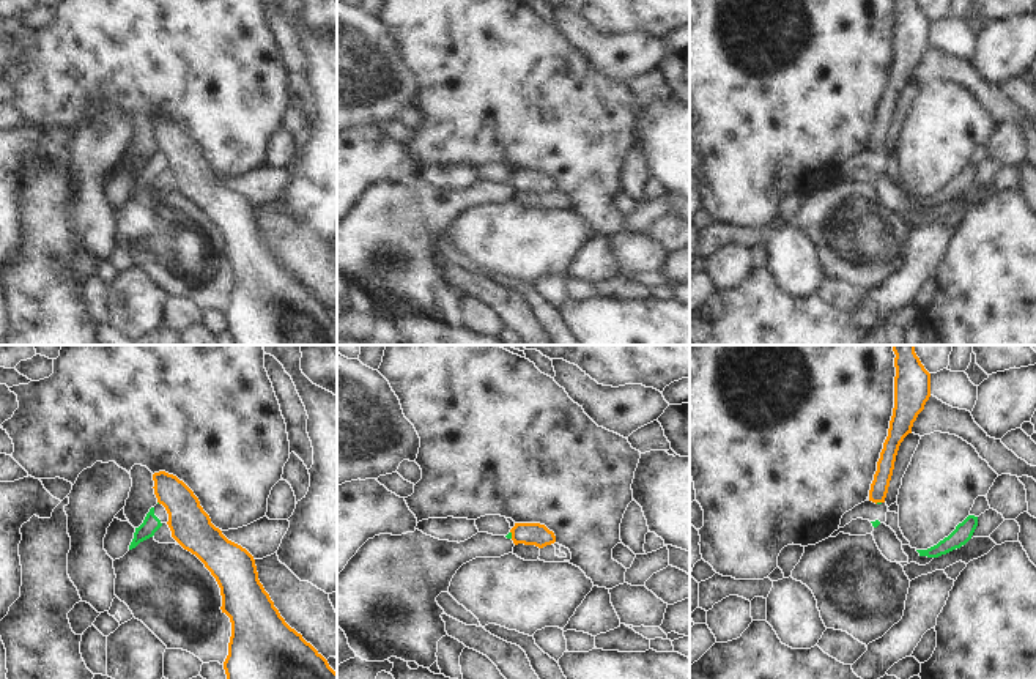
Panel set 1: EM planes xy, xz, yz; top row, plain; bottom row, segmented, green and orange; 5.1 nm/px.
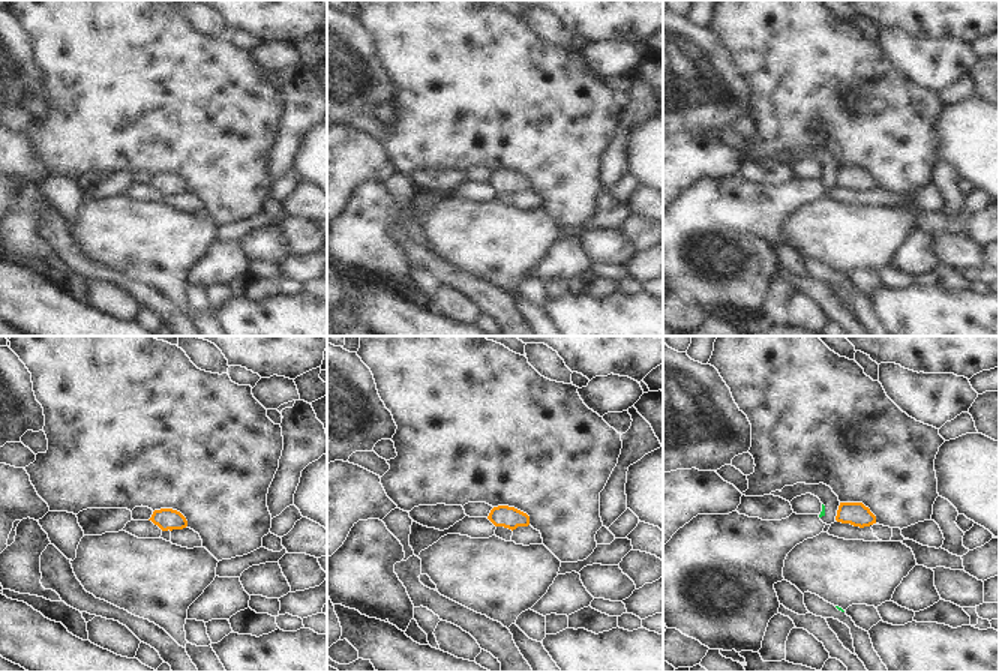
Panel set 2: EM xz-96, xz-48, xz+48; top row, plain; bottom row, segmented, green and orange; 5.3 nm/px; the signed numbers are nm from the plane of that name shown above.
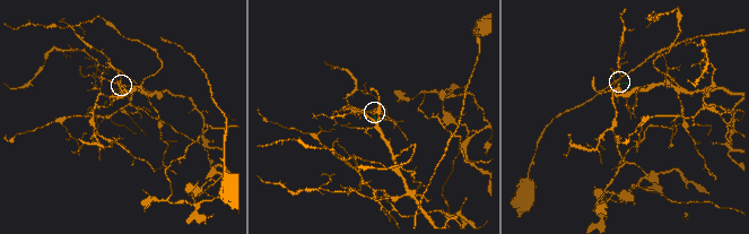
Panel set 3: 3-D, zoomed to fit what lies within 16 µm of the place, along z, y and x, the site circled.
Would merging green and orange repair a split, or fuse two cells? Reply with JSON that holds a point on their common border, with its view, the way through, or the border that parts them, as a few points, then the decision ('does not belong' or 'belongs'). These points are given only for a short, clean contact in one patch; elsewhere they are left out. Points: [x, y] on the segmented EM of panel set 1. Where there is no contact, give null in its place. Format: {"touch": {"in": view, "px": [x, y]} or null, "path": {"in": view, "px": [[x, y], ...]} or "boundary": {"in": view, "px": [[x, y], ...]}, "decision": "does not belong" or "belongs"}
{"touch": {"in": "xz", "px": [510, 534]}, "boundary": {"in": "xz", "px": [[510, 531], [512, 538]]}, "decision": "does not belong"}

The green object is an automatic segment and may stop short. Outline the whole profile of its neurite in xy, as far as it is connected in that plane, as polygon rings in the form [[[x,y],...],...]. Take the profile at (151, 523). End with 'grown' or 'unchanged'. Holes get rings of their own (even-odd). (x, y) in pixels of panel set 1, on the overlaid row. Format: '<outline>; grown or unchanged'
[[[156,504],[146,514],[143,523],[135,528],[134,539],[129,550],[135,548],[140,542],[154,536],[154,532],[168,521],[168,514],[162,504]]]; grown

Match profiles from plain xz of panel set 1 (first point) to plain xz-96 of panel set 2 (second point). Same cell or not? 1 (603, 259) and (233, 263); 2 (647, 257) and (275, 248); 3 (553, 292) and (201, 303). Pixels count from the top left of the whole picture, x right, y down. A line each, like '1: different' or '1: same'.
1: same
2: same
3: same

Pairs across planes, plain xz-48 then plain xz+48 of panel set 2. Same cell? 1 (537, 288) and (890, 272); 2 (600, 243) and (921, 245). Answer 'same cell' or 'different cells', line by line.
1: different cells
2: different cells

